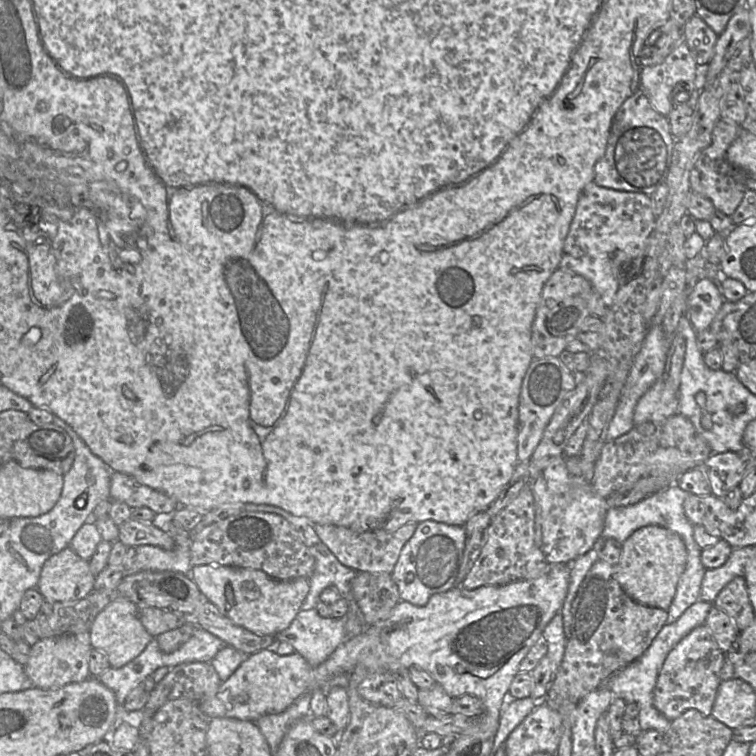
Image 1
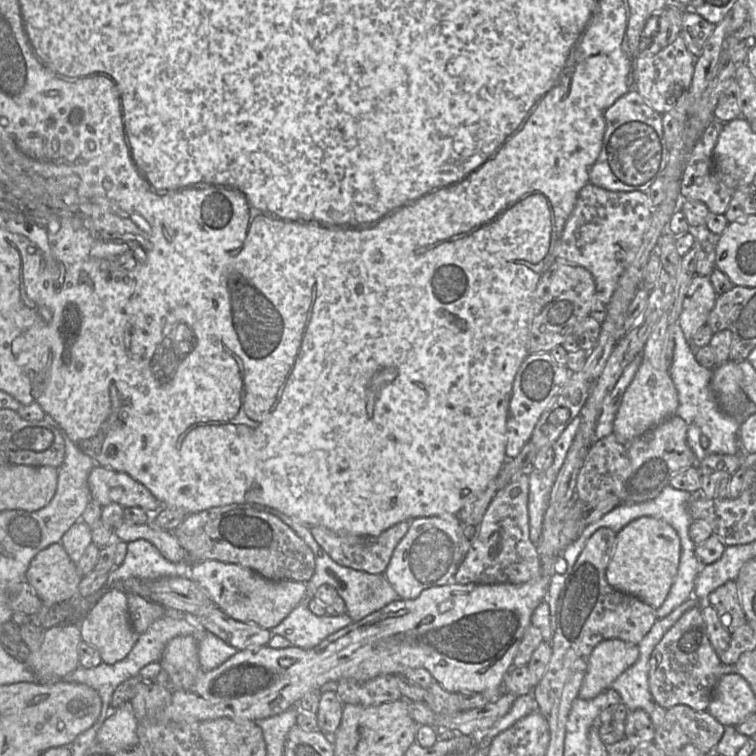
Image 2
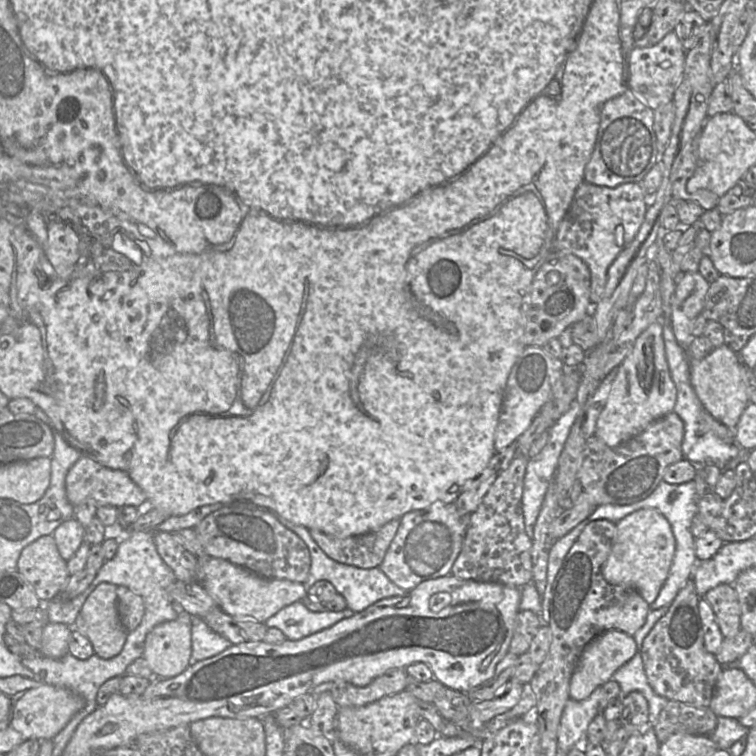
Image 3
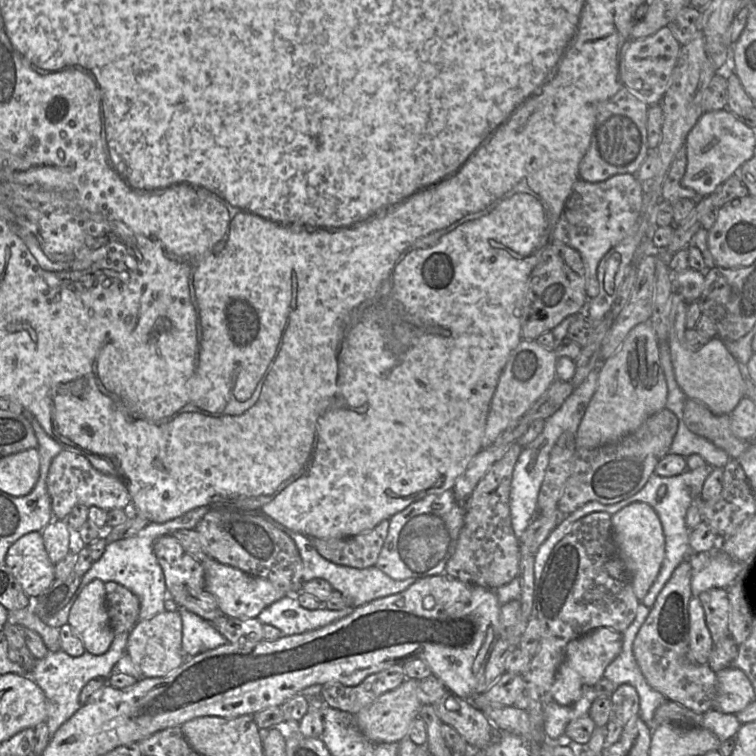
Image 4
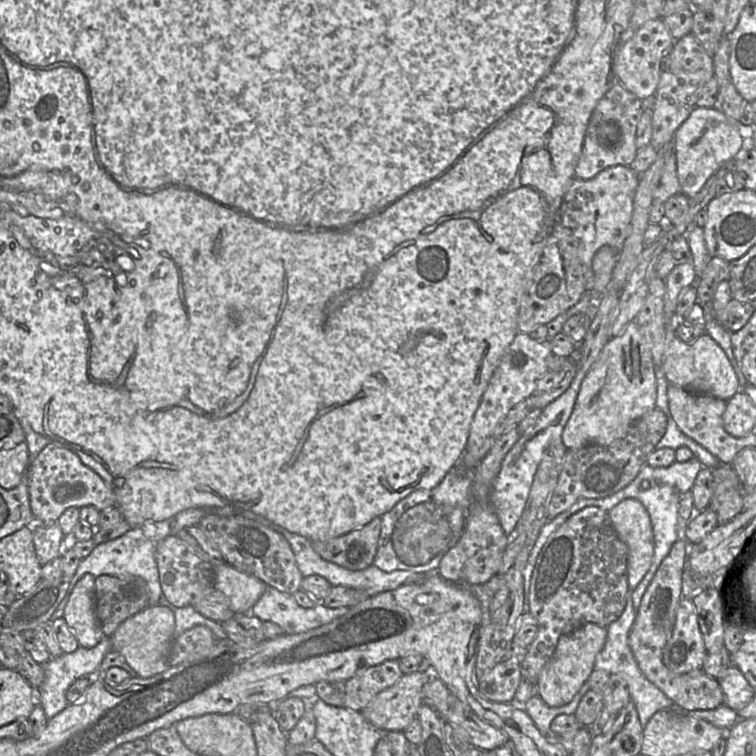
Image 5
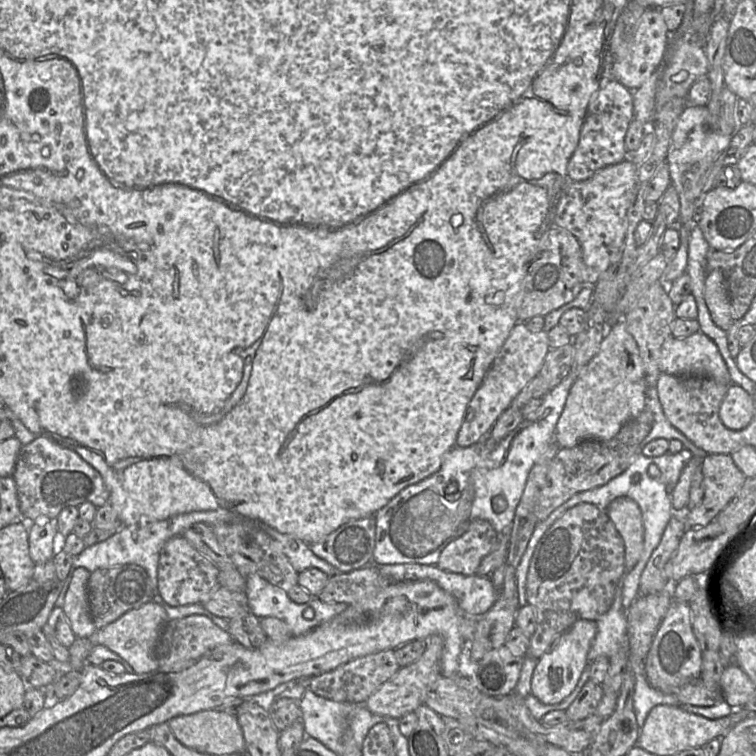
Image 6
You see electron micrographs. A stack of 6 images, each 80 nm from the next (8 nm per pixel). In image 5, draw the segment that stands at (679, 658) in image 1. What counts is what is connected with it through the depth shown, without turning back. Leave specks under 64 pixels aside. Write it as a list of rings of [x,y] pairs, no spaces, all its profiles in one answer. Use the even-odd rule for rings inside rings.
[[[679,538],[658,567],[640,603],[635,624],[629,634],[629,646],[644,676],[671,699],[677,709],[710,710],[723,704],[724,695],[719,681],[707,675],[702,669],[683,674],[674,673],[666,667],[662,656],[683,597],[683,572],[686,568],[689,546],[686,539]]]

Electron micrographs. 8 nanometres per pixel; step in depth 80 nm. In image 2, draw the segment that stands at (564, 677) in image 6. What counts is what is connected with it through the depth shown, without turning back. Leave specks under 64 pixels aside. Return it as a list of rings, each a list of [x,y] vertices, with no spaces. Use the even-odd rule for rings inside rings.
[[[620,639],[601,641],[591,652],[578,697],[591,699],[605,692],[638,657],[638,645]]]

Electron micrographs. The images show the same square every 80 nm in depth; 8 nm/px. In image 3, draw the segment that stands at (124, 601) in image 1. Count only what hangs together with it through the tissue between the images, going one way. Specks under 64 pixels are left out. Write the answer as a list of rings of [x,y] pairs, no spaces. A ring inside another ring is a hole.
[[[100,583],[86,599],[74,625],[103,659],[117,656],[128,635],[118,613],[116,588],[114,584]]]

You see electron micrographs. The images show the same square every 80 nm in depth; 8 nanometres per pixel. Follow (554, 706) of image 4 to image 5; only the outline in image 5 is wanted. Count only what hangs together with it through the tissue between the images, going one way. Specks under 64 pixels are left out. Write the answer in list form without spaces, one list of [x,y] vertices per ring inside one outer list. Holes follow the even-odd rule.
[[[588,681],[581,687],[573,700],[563,708],[548,706],[538,695],[531,697],[523,710],[530,716],[540,732],[547,736],[557,736],[551,732],[551,723],[559,715],[574,715],[582,697],[590,690]]]

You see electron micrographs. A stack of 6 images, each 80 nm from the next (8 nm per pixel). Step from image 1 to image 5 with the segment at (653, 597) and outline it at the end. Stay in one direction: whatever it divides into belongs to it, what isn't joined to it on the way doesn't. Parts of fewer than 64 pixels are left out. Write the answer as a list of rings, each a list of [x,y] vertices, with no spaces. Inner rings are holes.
[[[624,499],[608,512],[612,526],[627,546],[627,576],[630,592],[648,573],[654,558],[654,536],[650,516],[636,499]]]

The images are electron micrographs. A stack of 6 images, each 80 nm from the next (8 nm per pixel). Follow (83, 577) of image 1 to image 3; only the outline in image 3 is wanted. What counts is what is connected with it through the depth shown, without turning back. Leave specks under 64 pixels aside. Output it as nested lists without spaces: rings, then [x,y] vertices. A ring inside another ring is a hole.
[[[51,535],[41,536],[22,551],[16,571],[31,585],[41,602],[53,600],[66,586],[70,574]]]

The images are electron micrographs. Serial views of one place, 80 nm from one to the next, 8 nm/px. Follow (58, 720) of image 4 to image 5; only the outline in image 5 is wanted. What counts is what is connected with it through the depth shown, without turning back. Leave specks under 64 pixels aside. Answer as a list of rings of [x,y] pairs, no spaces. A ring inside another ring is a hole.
[[[104,636],[93,648],[79,646],[74,652],[51,657],[46,663],[42,664],[45,676],[41,685],[35,688],[35,692],[38,704],[43,708],[47,719],[53,718],[69,705],[66,698],[66,692],[69,687],[78,678],[87,677],[88,675],[95,676],[99,672],[100,665],[109,651],[111,651],[111,641],[109,637]]]

